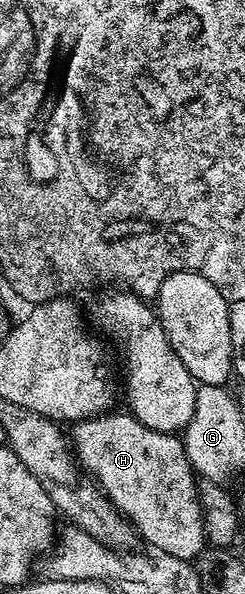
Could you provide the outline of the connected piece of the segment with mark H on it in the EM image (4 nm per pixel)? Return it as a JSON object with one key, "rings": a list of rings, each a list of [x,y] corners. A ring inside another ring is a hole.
{"rings":[[[110,411],[72,426],[71,444],[75,456],[84,472],[101,486],[101,492],[108,497],[118,513],[137,530],[142,542],[154,545],[158,554],[192,562],[206,548],[207,538],[205,523],[201,519],[201,504],[197,498],[198,478],[185,454],[182,438],[172,433],[151,431],[151,427],[143,427],[143,423],[135,420],[132,413],[117,412]]]}

